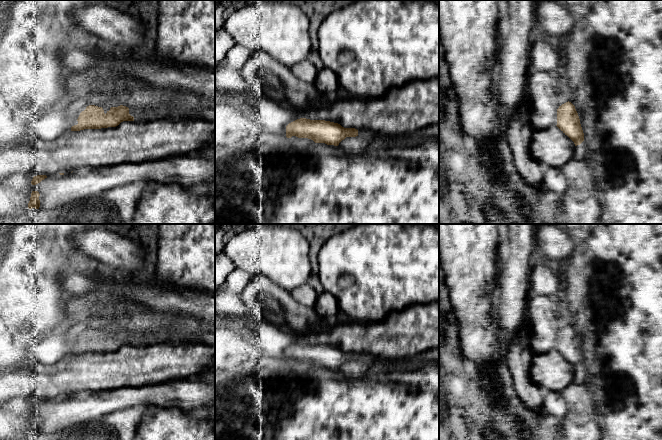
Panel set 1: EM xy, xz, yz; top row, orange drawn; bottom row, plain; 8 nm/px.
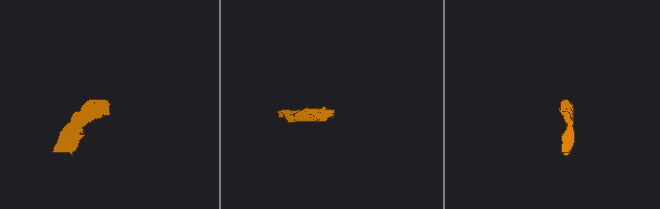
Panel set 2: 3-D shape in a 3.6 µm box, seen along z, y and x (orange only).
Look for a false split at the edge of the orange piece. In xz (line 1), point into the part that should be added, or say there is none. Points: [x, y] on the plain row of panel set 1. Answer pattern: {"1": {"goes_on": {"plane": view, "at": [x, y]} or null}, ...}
{"1": {"goes_on": {"plane": "xz", "at": [369, 358]}}}

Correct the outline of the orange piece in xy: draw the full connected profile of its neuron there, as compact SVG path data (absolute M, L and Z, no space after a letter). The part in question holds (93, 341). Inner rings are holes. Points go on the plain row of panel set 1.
M89 329L80 337L77 343L78 348L72 350L71 355L116 351L123 345L141 347L152 344L157 344L157 342L150 335L141 341L134 342L129 338L129 332L123 329L111 331L106 338L102 331Z

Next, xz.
M306 342L297 343L286 350L286 361L308 362L315 367L338 370L346 361L364 361L369 364L376 360L390 358L375 356L368 353L357 354L355 352L344 352L338 347L325 344L310 344Z

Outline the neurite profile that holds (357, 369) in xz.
M346 361L339 367L342 375L351 379L360 379L366 376L370 364L364 361Z

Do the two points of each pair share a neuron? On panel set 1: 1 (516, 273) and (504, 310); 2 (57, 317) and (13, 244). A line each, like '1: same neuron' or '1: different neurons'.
1: same neuron
2: same neuron

